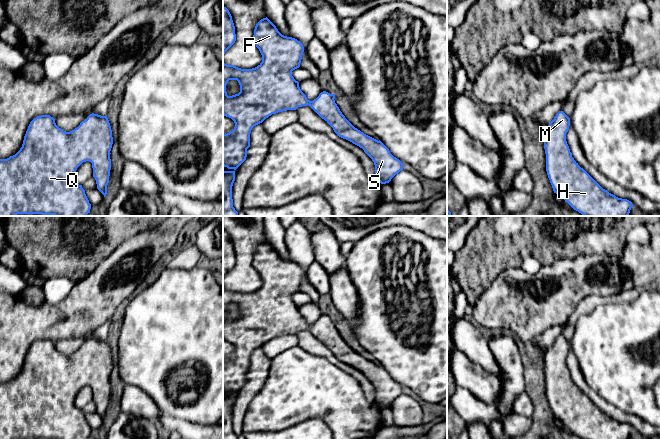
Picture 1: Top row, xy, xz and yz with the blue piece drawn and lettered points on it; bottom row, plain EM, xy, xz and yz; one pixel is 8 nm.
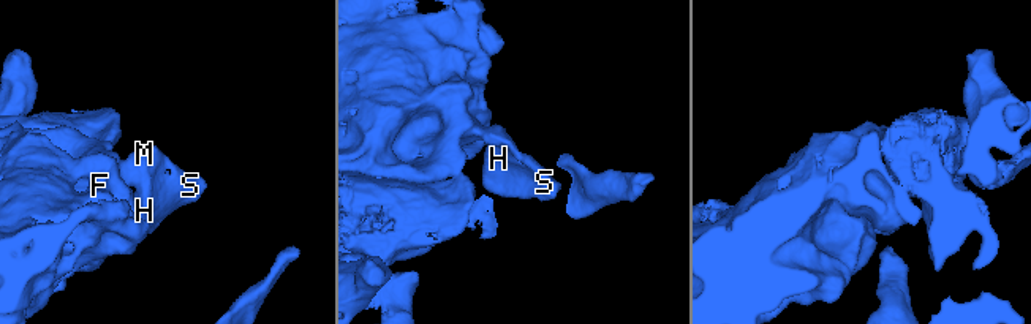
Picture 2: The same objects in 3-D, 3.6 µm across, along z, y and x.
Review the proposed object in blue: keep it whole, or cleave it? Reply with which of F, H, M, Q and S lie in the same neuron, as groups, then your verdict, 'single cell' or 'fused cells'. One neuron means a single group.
F H M Q S; single cell

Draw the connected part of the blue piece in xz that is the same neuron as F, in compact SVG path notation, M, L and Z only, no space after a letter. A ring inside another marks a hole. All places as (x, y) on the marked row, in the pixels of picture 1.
M266 17L261 19L255 26L253 42L259 49L262 55L262 62L252 69L241 69L234 65L227 65L223 61L223 115L231 118L235 127L229 133L223 134L223 166L227 167L228 171L223 171L223 216L238 216L238 212L233 207L232 186L235 181L235 170L246 160L247 149L250 147L250 133L254 126L262 123L266 118L272 114L287 110L296 110L298 107L309 105L322 119L324 119L334 130L334 132L341 138L346 139L353 144L359 146L372 159L375 165L375 175L381 184L386 184L391 179L403 170L403 163L394 157L389 149L379 140L376 140L357 128L355 128L342 114L339 107L335 103L335 94L330 94L323 91L319 96L310 101L306 95L301 91L299 82L292 76L292 71L300 67L304 47L300 41L295 38L282 35L276 26ZM229 80L237 80L240 85L240 92L238 94L228 96L226 92L226 85Z

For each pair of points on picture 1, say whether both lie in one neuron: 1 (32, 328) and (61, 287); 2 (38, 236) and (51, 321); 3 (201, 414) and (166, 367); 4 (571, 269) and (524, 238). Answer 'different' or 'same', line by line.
1: different
2: different
3: same
4: different

